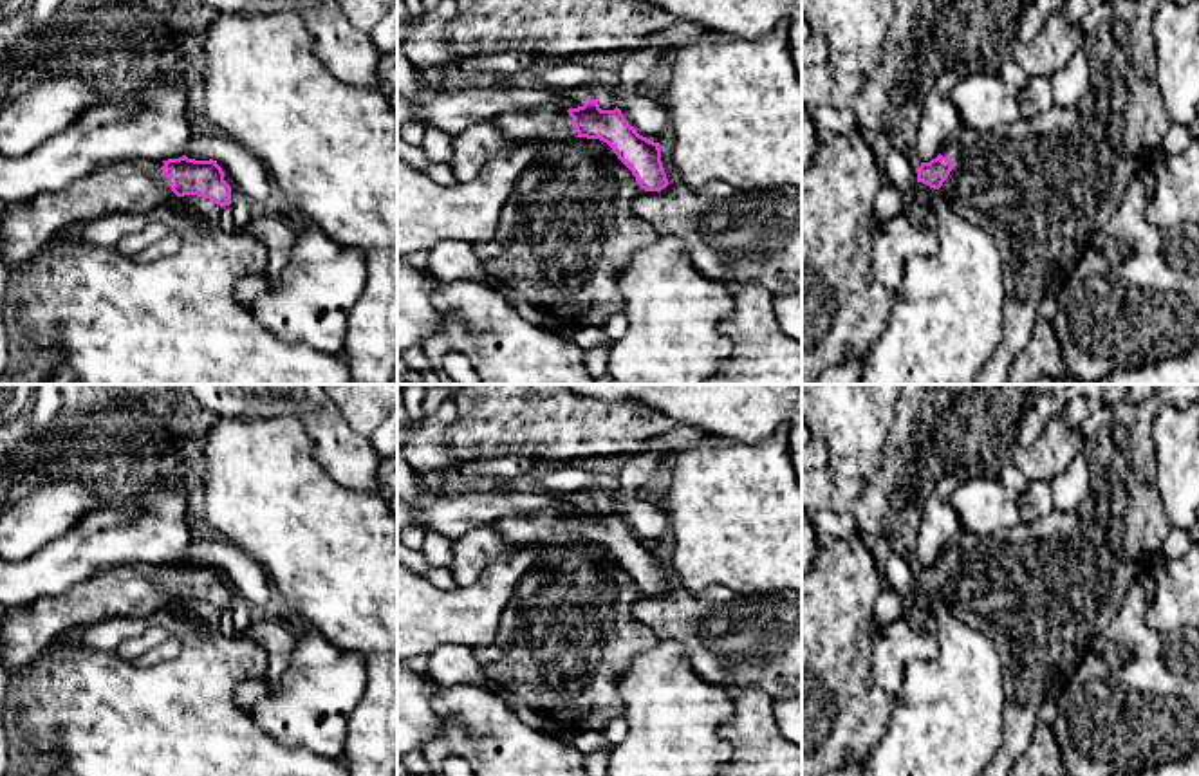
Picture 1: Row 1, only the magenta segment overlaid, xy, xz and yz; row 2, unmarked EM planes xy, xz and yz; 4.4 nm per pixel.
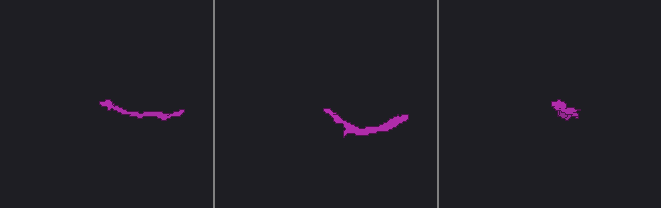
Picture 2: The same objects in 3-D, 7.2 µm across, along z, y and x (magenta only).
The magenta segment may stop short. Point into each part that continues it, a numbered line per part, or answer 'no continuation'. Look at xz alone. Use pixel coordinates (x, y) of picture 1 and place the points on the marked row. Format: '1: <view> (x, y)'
1: xz (546, 125)

